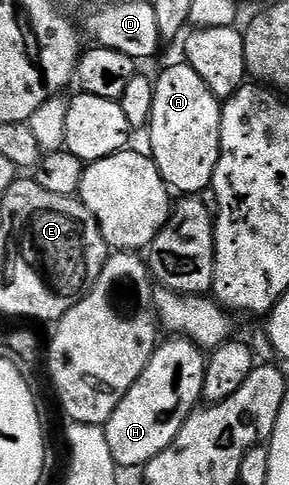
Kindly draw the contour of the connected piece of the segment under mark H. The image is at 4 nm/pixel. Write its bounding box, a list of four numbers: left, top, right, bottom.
[103,338,205,469]

